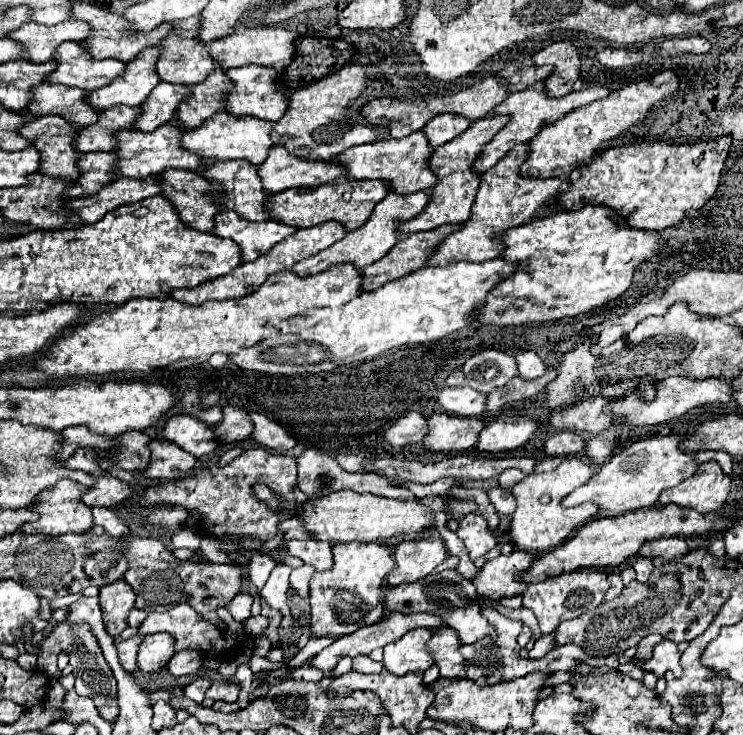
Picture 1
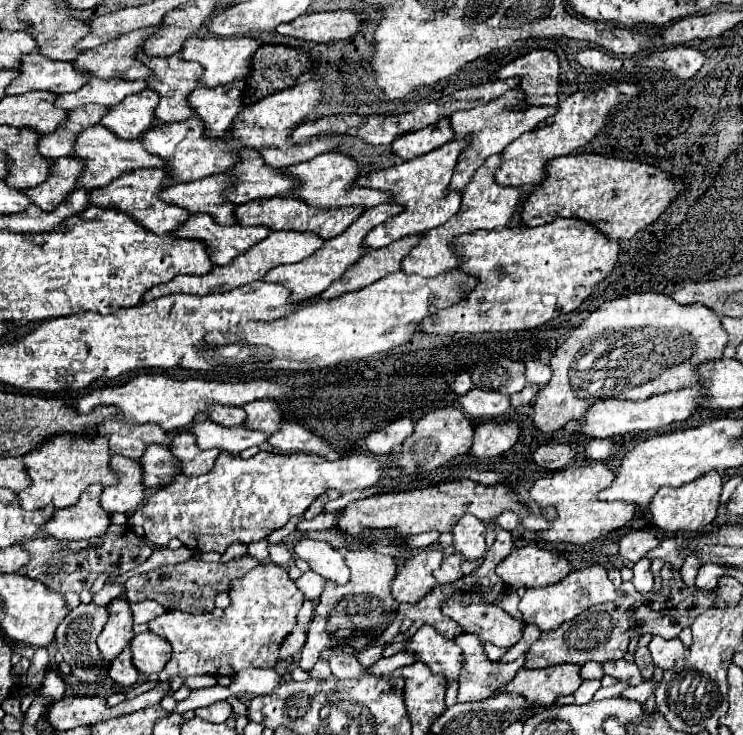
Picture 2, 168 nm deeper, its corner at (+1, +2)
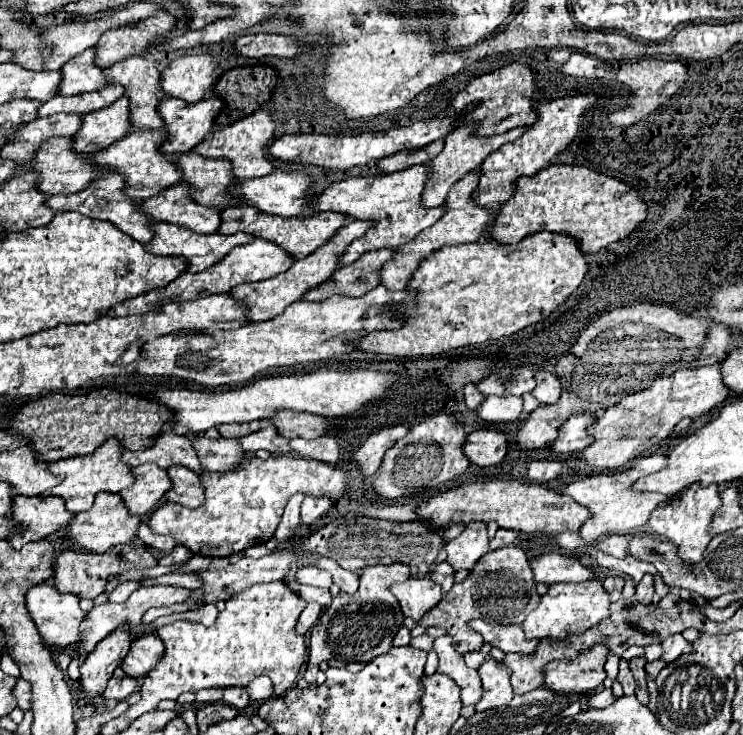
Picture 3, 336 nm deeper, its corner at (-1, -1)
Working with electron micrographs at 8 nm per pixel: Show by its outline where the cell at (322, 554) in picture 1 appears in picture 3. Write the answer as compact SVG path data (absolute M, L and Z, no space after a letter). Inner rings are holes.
M319 557L315 565L319 569L329 571L331 577L333 577L333 583L339 585L341 591L345 591L345 593L355 593L357 591L357 587L359 587L359 581L357 581L359 579L359 573L351 573L351 571L343 569L337 561L331 561L327 557Z

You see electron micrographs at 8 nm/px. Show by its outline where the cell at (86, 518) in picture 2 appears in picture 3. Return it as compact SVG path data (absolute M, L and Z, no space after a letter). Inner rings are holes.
M97 493L95 505L85 513L75 515L65 527L65 531L67 531L67 537L73 539L83 549L105 553L109 547L115 547L119 543L131 543L133 537L137 535L139 521L141 521L139 515L129 515L129 511L123 507L121 497L117 497L115 493Z

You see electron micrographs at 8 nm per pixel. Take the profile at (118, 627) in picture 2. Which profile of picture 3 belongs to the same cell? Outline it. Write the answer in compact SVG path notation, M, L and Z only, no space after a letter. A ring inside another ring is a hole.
M123 625L123 629L117 629L99 641L95 651L81 665L81 683L87 693L103 693L107 681L111 679L111 673L123 663L123 657L129 653L131 641L131 625Z

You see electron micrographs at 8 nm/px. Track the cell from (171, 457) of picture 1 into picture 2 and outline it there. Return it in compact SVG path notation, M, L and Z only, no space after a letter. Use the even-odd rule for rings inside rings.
M187 430L175 434L173 446L169 446L169 450L179 458L181 472L187 474L187 476L201 476L201 474L209 472L215 464L215 458L221 452L217 448L201 450L195 442L195 436Z

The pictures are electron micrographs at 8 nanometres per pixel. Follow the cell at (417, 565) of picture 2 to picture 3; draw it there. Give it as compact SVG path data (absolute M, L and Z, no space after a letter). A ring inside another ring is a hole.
M409 577L403 583L391 585L391 593L397 597L401 611L405 617L413 617L415 621L421 619L431 607L435 607L443 599L443 591L431 577L413 579Z

